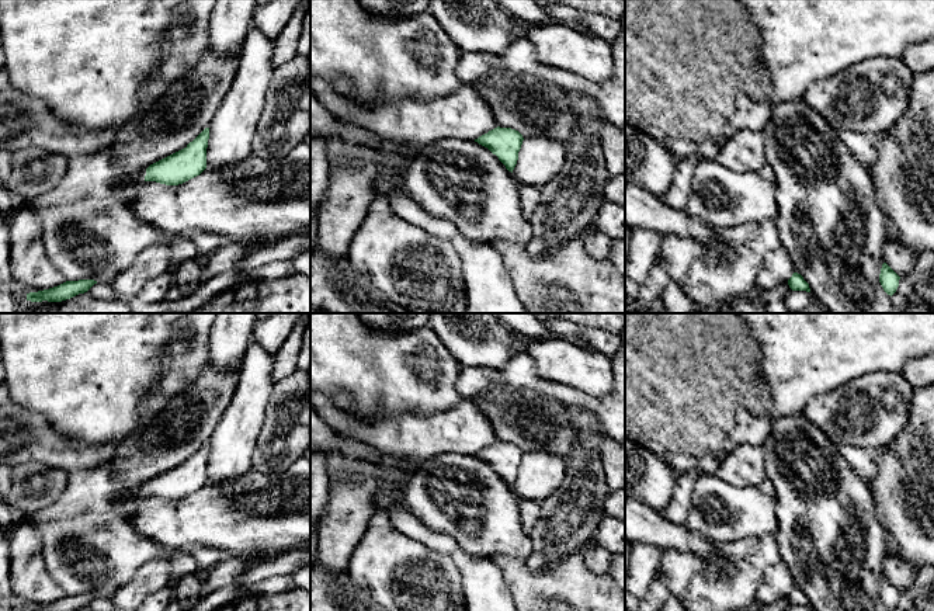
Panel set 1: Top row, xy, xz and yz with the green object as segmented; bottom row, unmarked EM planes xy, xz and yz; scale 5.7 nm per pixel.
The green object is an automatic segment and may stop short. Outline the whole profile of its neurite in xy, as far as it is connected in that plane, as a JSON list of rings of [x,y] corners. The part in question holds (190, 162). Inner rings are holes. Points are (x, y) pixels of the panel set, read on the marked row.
[[[205,128],[184,149],[150,164],[138,174],[138,183],[156,181],[166,185],[178,185],[206,169],[206,147],[209,128]]]

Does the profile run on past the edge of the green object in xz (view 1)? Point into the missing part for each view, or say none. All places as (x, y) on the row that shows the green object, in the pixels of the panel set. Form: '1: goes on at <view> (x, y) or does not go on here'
1: does not go on here

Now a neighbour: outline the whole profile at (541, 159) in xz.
[[[531,136],[522,140],[513,174],[520,184],[542,187],[556,178],[565,162],[563,143],[546,136]]]

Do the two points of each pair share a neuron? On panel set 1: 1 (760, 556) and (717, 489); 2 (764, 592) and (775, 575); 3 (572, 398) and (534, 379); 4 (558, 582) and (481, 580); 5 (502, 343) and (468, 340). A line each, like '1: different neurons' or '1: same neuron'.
1: different neurons
2: same neuron
3: same neuron
4: different neurons
5: same neuron

